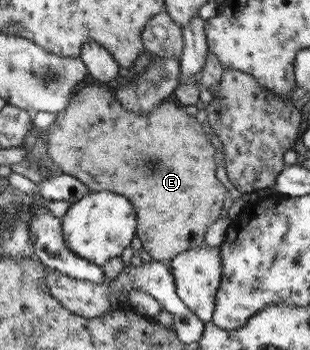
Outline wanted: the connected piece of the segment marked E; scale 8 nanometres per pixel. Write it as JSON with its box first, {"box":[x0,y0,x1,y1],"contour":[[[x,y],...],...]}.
{"box":[44,83,227,263],"contour":[[[95,83],[84,84],[82,88],[75,90],[67,98],[67,107],[62,112],[56,114],[53,123],[46,129],[46,138],[44,140],[46,141],[47,157],[57,164],[57,169],[60,172],[79,180],[90,191],[118,193],[121,196],[125,196],[131,202],[133,210],[135,210],[135,216],[137,216],[137,225],[135,225],[136,237],[139,238],[142,249],[149,253],[152,261],[167,263],[181,252],[199,247],[202,244],[203,237],[205,237],[207,226],[215,222],[224,213],[222,206],[227,191],[215,177],[215,169],[219,164],[213,159],[215,148],[209,144],[205,132],[201,130],[200,124],[193,116],[188,116],[184,112],[184,106],[176,100],[161,102],[149,114],[137,113],[135,110],[125,111],[121,104],[119,104],[119,100],[115,100],[113,89],[106,89],[105,87],[95,85]]]}

